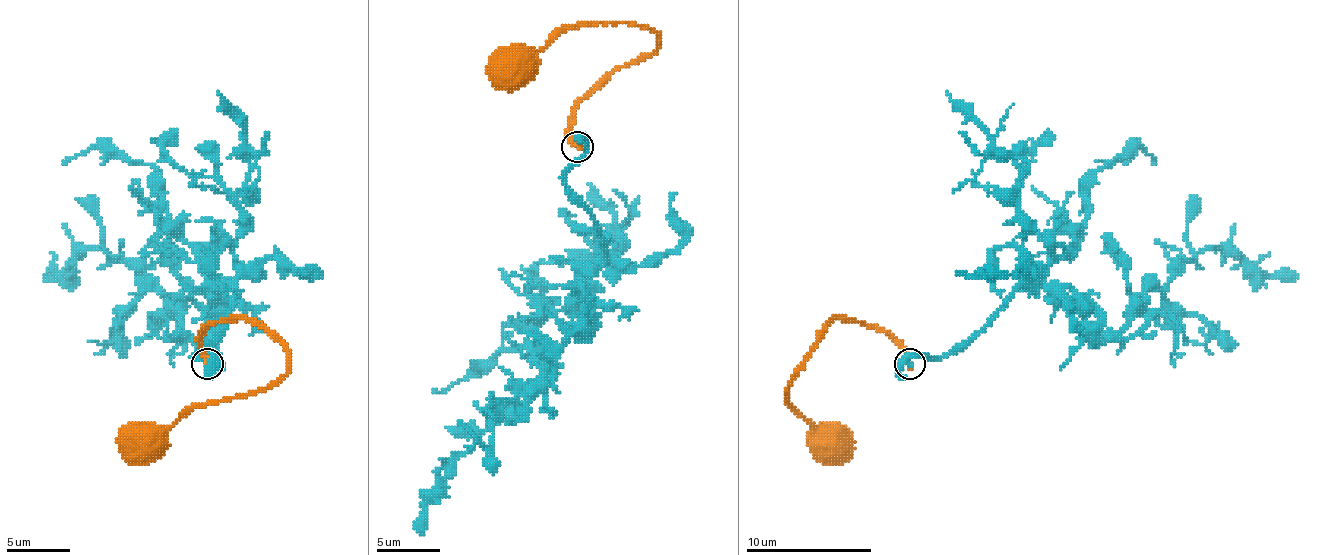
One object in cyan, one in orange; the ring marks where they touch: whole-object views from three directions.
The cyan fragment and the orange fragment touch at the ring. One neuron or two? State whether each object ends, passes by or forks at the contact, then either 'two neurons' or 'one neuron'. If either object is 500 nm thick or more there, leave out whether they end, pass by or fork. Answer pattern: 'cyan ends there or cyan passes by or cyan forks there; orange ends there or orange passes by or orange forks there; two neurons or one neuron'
cyan passes by; orange ends there; one neuron

